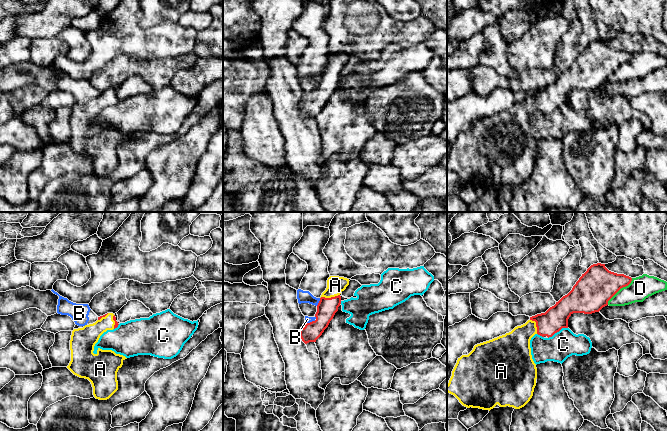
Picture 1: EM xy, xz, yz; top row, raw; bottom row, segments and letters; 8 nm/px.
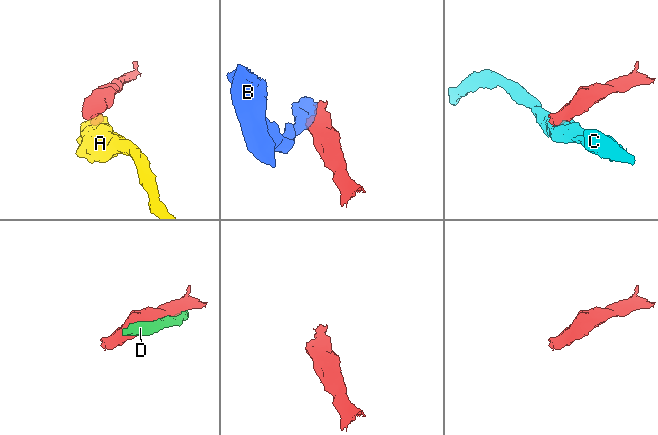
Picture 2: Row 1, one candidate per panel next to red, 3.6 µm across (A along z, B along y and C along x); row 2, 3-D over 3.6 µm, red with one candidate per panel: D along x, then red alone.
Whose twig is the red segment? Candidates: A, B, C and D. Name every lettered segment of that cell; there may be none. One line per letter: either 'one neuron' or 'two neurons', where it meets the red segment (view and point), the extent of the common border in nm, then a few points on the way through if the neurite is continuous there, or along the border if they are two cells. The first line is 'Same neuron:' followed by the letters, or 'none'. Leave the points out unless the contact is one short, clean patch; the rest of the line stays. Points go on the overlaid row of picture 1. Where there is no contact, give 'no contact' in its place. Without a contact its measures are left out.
Same neuron: A
A: one neuron | xz (329, 298) | 160 nm | across xz (327, 307), (329, 298), (335, 285)
B: two neurons | xz (319, 302) | 70 nm | along xz (320, 298), (316, 305)
C: two neurons | yz (557, 331) | 180 nm | along yz (567, 327), (562, 327), (548, 338)
D: two neurons | yz (619, 289) | 300 nm

